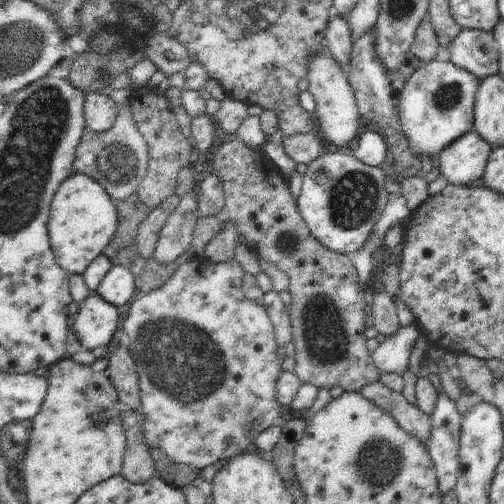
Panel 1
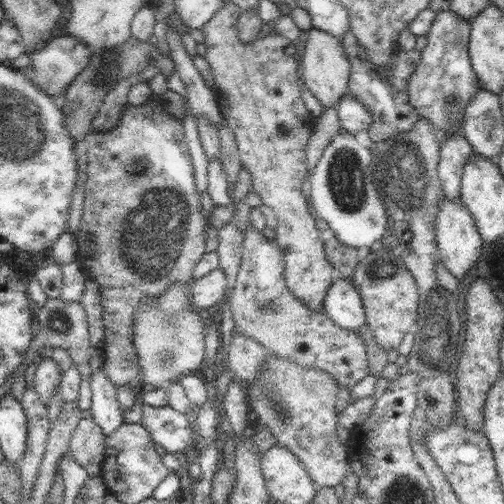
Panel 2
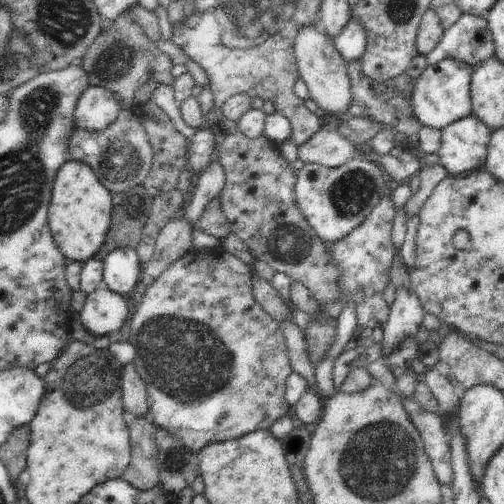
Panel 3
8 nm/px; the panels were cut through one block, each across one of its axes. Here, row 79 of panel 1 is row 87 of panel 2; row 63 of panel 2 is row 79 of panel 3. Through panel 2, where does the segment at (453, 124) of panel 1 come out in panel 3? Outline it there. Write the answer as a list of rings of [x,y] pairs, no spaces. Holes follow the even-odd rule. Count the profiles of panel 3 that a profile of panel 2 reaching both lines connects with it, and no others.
[[[445,58],[437,64],[431,64],[423,70],[421,78],[415,82],[411,94],[413,116],[423,124],[423,128],[443,130],[445,126],[469,116],[471,110],[471,74],[475,66],[467,62],[459,62],[455,58]]]

